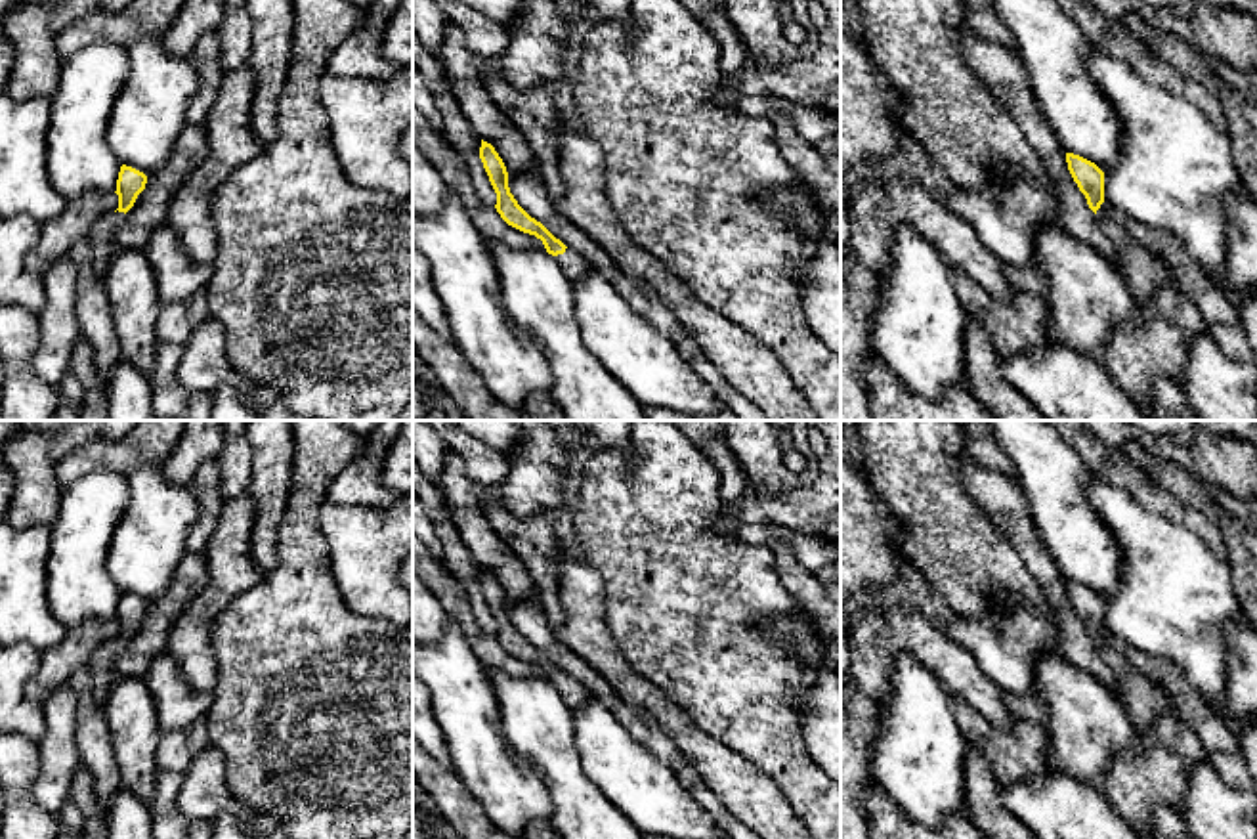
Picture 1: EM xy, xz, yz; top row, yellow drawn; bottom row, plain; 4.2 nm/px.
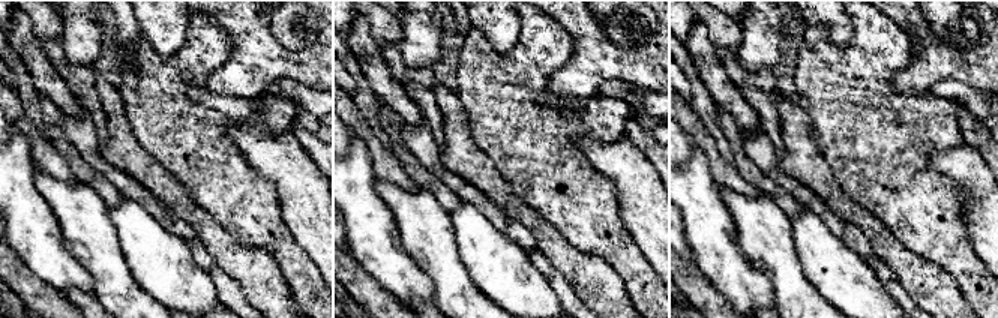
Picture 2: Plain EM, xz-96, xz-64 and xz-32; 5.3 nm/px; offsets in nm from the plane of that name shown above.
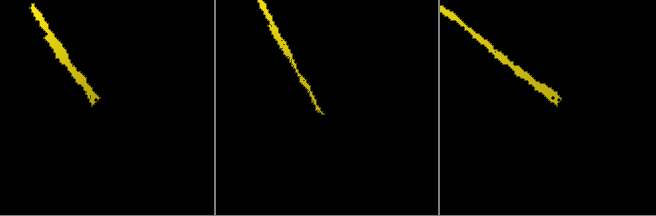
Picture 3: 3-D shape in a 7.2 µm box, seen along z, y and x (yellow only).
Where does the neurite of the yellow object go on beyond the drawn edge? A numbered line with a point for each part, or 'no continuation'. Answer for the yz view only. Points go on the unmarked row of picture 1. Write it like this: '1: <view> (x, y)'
1: yz (1145, 702)

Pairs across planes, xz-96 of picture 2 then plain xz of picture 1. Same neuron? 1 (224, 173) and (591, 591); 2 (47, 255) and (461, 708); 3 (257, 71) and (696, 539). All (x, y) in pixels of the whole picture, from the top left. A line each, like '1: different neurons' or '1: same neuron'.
1: different neurons
2: same neuron
3: different neurons

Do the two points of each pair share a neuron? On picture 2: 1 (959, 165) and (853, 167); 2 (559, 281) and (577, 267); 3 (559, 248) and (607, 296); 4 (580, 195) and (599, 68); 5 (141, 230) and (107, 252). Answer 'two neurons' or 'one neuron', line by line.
1: two neurons
2: two neurons
3: one neuron
4: two neurons
5: two neurons

